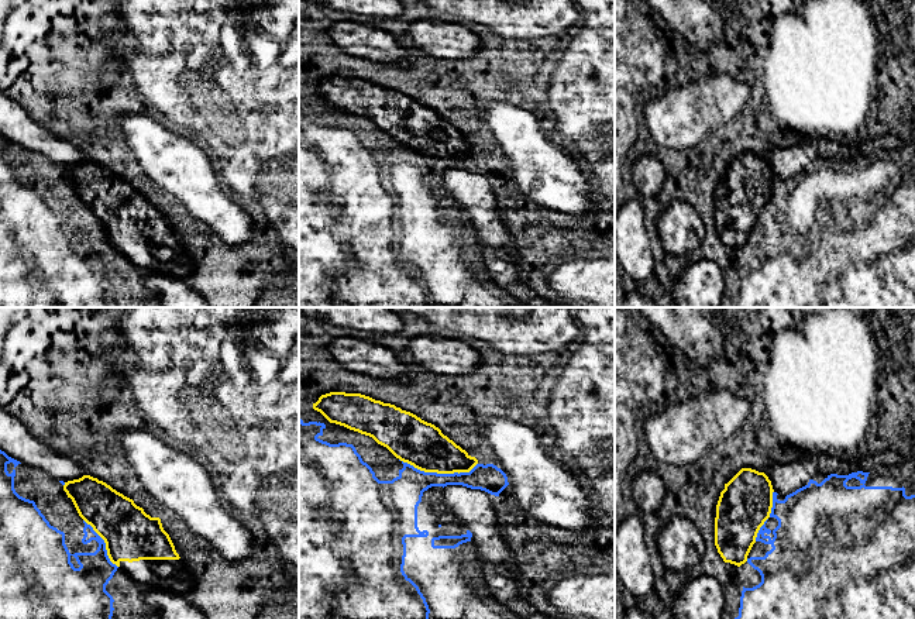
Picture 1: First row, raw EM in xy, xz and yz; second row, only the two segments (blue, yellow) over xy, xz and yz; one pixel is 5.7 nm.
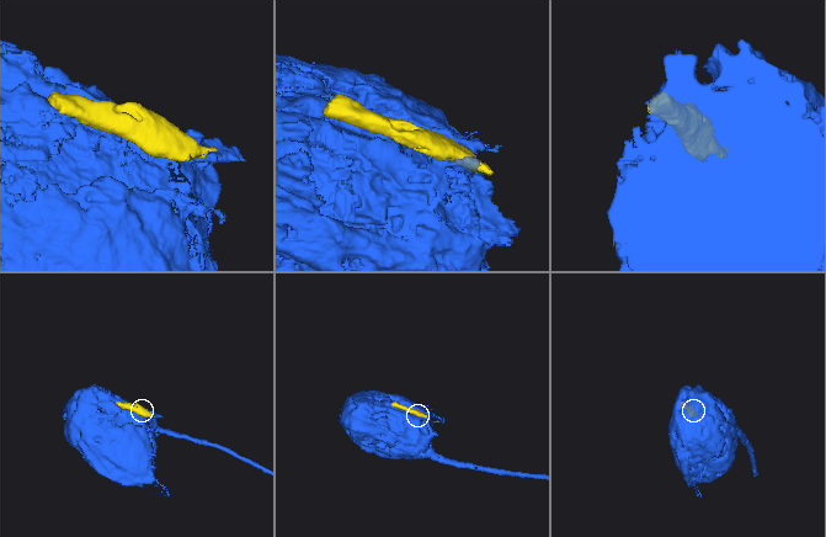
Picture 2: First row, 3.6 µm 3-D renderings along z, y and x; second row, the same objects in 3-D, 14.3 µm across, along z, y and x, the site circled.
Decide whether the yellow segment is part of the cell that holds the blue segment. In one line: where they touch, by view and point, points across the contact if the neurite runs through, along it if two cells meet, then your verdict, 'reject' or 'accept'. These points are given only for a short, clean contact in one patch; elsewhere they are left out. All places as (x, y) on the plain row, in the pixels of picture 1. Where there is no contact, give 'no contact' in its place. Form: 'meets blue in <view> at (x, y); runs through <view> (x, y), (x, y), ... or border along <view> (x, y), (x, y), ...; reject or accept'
meets blue in xz at (439, 158); reject

